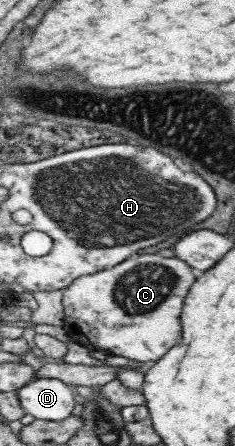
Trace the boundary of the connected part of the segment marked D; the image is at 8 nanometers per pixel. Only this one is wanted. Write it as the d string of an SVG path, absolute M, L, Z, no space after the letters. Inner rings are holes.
M37 378L16 391L24 412L40 420L64 420L79 401L74 387L58 378Z

